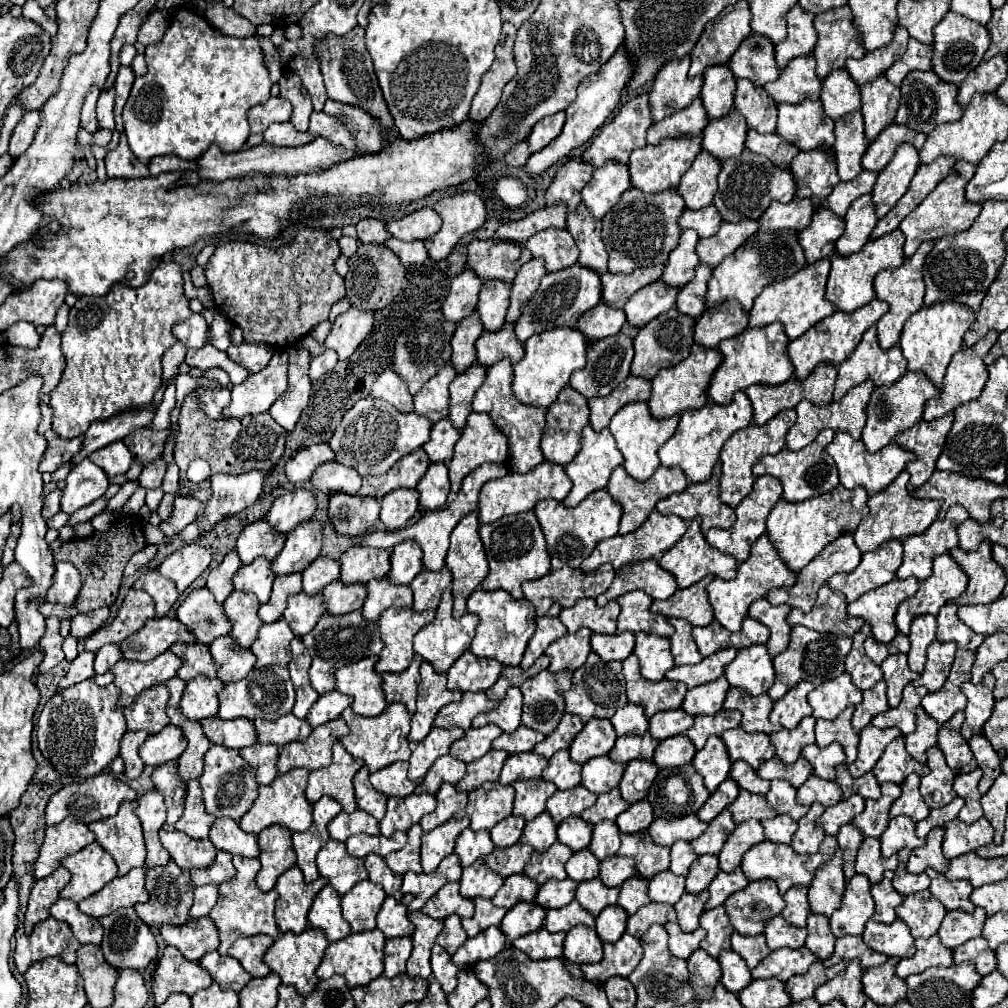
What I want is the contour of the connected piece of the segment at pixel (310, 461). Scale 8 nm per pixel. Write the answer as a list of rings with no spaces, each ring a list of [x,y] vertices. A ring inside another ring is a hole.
[[[313,444],[309,448],[303,448],[299,450],[285,466],[285,472],[287,472],[287,478],[293,482],[293,484],[299,484],[299,482],[307,482],[313,474],[313,470],[323,464],[323,462],[329,462],[333,460],[333,450],[329,448],[329,444]]]

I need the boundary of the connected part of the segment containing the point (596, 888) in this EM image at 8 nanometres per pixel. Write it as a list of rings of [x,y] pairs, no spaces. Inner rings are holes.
[[[593,878],[593,880],[579,882],[575,900],[593,916],[597,916],[605,906],[617,904],[617,896],[619,896],[619,888],[609,888],[601,884],[599,878]]]

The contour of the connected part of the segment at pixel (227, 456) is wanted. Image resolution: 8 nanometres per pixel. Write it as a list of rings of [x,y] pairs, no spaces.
[[[193,394],[187,396],[181,414],[179,414],[179,434],[175,438],[175,462],[179,466],[179,482],[181,486],[189,490],[199,490],[199,488],[209,488],[211,482],[201,482],[193,484],[187,480],[185,472],[191,460],[203,458],[209,462],[211,472],[223,472],[223,474],[241,474],[249,470],[261,470],[269,472],[279,458],[283,456],[285,450],[285,440],[287,432],[271,418],[269,412],[257,414],[257,416],[245,416],[245,418],[235,418],[235,420],[211,420],[207,418]]]

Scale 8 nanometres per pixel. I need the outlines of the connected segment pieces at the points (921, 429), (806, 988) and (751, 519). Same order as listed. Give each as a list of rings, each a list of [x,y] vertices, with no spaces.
[[[953,414],[935,418],[931,422],[919,420],[915,426],[895,436],[895,444],[911,450],[917,456],[915,462],[907,464],[907,472],[911,474],[909,484],[907,484],[909,492],[925,484],[935,472],[935,462],[943,450],[951,422],[953,422]]]
[[[821,960],[813,962],[811,968],[805,972],[805,974],[799,974],[799,976],[793,976],[789,982],[787,982],[787,990],[793,998],[793,1002],[799,1002],[799,1000],[805,1000],[805,998],[811,998],[813,992],[825,984],[827,980],[831,980],[837,972],[841,972],[845,968],[845,962],[841,964],[835,964],[831,968],[825,968],[821,964]]]
[[[761,476],[755,480],[755,486],[753,486],[753,492],[743,498],[743,502],[735,508],[735,514],[737,514],[737,520],[735,524],[729,528],[729,530],[721,530],[721,528],[711,528],[705,538],[707,542],[725,552],[725,554],[731,554],[737,558],[737,562],[745,562],[747,556],[749,556],[749,550],[751,550],[751,544],[765,532],[765,522],[767,522],[767,516],[771,512],[771,508],[777,504],[777,500],[781,500],[783,496],[783,488],[781,488],[781,482],[773,476]]]

